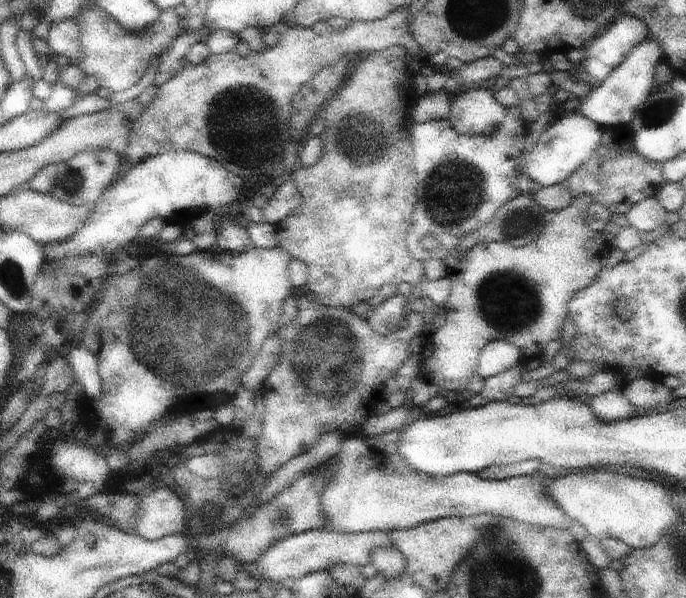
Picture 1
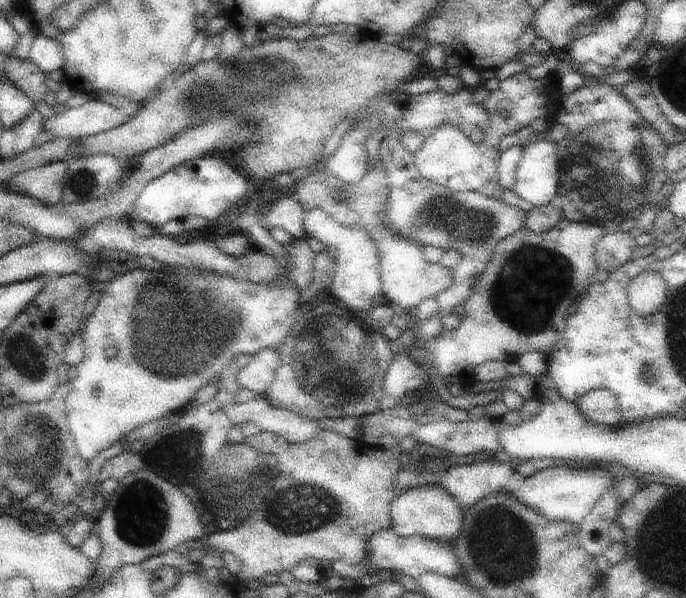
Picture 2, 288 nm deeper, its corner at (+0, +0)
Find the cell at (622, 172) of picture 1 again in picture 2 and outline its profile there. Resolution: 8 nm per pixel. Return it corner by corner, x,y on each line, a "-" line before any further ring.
593,84
577,88
567,100
563,100
553,120
567,128
567,134
555,144
557,146
557,162
559,162
559,190
557,190
557,206
563,212
563,218
569,222
589,222
607,232
617,232
621,222
635,220
643,212
647,204
651,204
657,192
669,180
665,172
665,154
667,146
659,132
643,120
637,108
611,84

